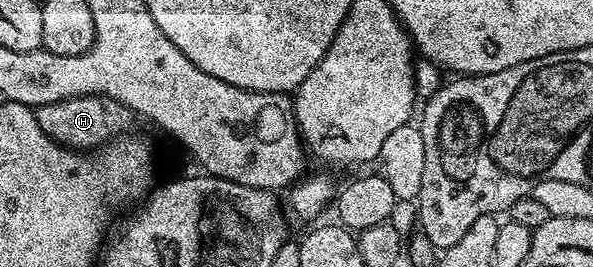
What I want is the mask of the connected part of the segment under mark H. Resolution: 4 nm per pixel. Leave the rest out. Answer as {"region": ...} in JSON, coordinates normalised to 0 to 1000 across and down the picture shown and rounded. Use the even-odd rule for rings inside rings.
{"region":[[[130,360],[101,382],[81,382],[56,408],[56,423],[74,502],[86,509],[98,539],[126,562],[170,558],[187,524],[218,498],[219,461],[229,449],[218,404],[180,360]]]}

